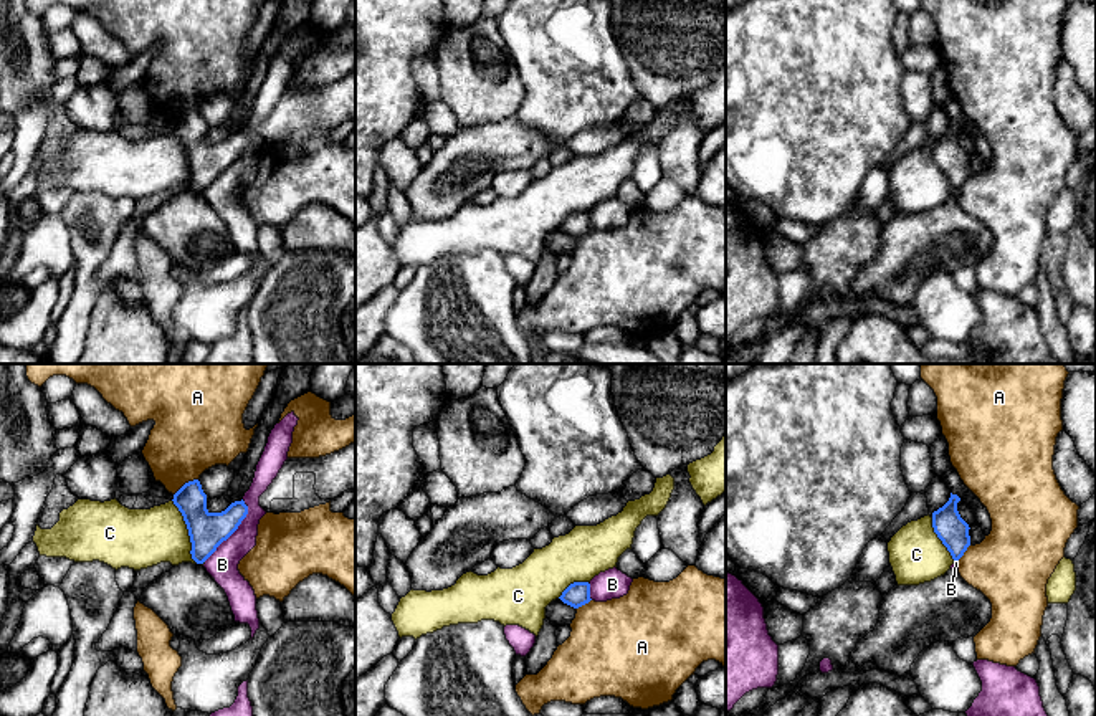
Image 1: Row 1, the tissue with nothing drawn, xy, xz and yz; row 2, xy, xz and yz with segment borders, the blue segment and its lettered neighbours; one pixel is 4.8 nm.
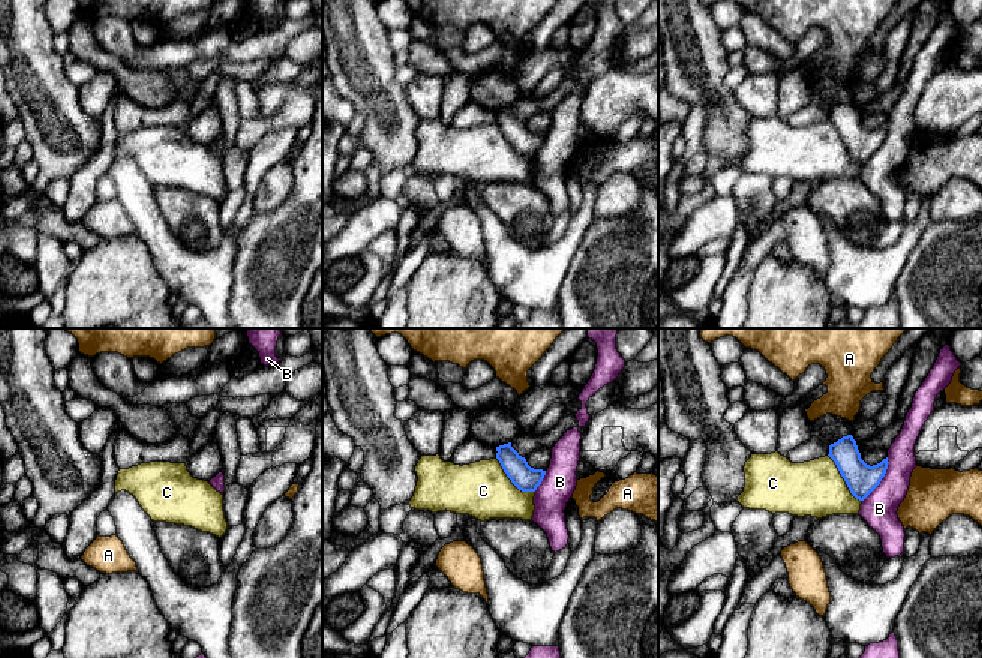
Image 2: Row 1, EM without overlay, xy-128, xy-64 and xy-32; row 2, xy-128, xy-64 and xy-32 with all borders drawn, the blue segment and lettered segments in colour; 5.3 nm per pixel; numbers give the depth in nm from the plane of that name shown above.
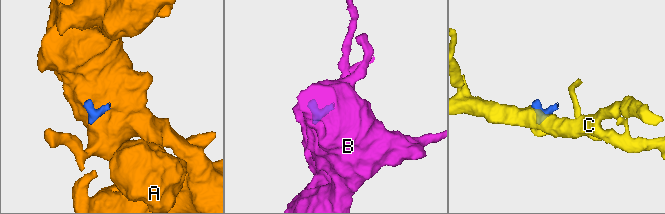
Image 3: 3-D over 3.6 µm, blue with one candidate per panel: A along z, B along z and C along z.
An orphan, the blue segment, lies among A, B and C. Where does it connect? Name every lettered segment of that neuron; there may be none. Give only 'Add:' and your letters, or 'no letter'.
Add: C

